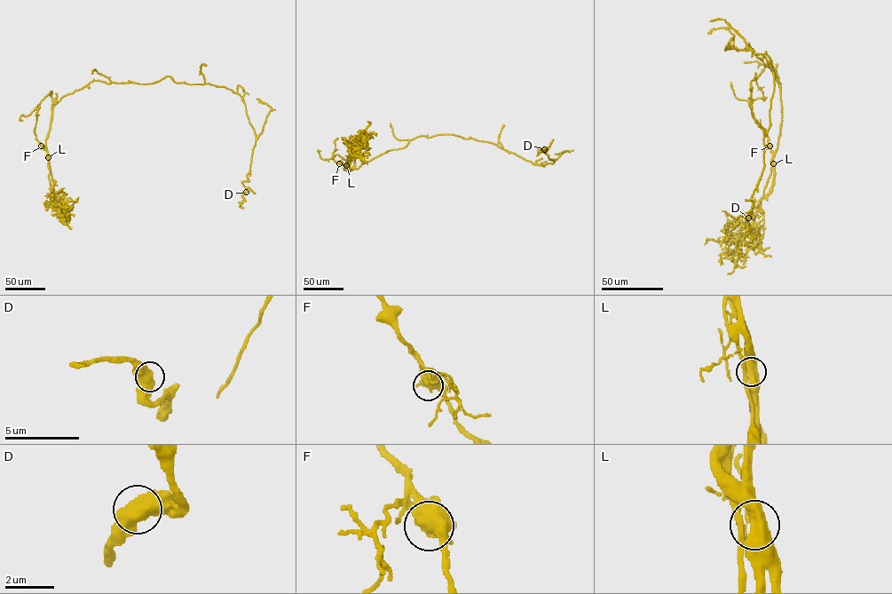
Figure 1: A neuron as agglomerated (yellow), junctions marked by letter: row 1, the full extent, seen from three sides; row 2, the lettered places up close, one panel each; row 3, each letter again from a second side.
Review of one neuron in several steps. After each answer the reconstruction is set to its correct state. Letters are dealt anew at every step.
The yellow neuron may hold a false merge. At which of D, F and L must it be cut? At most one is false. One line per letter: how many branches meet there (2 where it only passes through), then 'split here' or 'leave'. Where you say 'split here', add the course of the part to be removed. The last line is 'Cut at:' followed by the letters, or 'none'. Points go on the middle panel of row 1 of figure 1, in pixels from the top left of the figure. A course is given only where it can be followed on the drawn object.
D: 2 branches meet; leave
F: 2 branches meet; leave
L: 2 branches meet; leave
Cut at: none

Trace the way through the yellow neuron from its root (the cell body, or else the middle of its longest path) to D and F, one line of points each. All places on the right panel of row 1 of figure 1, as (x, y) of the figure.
D: (727, 48), (732, 37), (730, 44), (737, 51), (761, 54), (774, 75), (764, 169), (750, 200), (748, 217)
F: (727, 48), (748, 44), (777, 75), (781, 124), (777, 148), (773, 153), (769, 146)

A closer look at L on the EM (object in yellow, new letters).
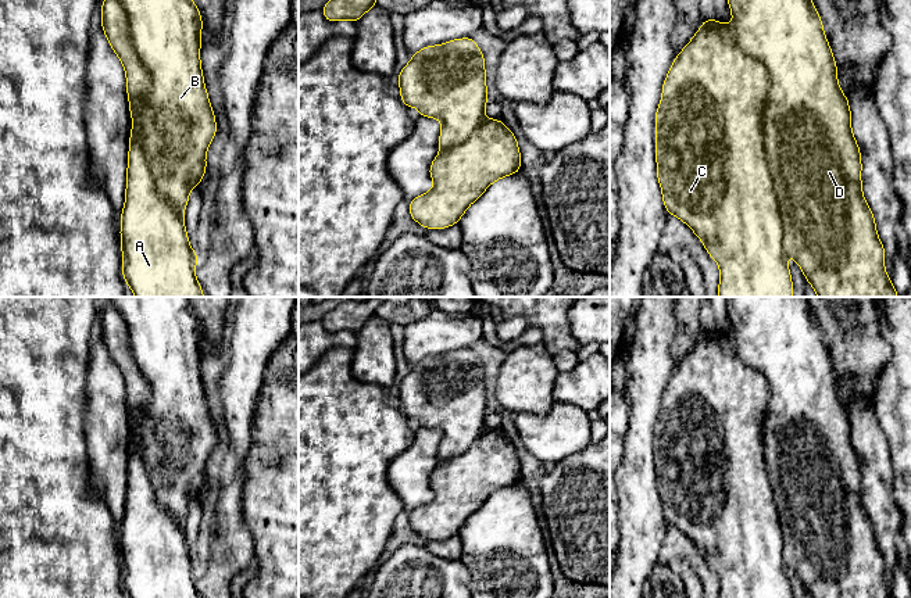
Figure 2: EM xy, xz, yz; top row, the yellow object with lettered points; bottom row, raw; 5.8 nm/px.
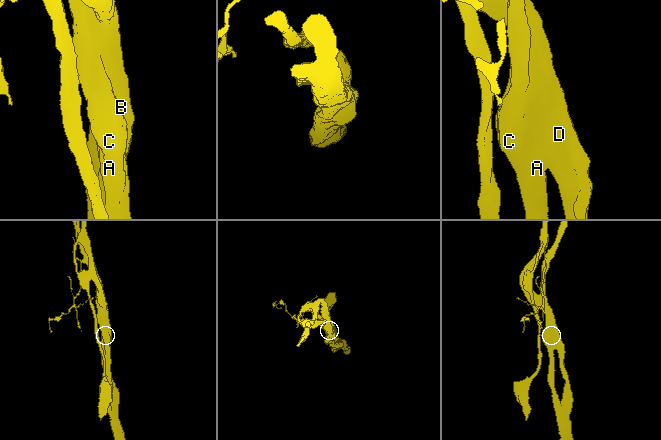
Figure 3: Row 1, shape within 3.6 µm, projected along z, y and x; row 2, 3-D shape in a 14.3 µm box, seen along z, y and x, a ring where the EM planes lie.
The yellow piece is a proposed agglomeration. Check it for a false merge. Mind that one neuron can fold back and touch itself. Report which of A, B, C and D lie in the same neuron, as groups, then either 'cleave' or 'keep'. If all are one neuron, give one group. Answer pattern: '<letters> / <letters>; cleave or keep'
A B C D; keep

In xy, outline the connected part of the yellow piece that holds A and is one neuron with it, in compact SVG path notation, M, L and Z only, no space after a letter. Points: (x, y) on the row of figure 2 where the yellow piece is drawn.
M104 0L104 35L124 65L132 115L125 207L121 212L122 276L135 297L204 297L196 279L197 253L192 250L183 212L189 193L206 173L206 154L217 122L200 62L203 21L193 0Z

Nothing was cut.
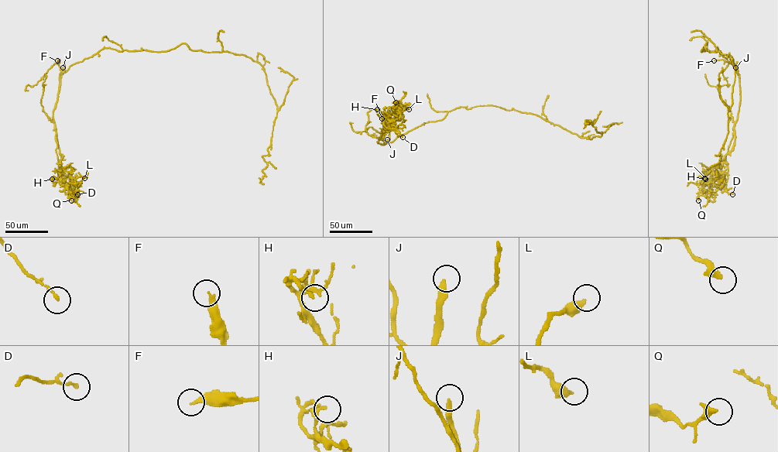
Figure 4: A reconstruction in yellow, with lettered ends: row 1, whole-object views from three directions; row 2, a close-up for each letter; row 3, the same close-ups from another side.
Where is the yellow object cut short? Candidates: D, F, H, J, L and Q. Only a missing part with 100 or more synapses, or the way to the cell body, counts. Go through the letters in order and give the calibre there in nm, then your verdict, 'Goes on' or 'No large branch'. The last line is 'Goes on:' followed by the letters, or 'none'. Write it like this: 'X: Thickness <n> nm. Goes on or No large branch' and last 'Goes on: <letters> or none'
D: Thickness 160 nm. No large branch
F: Thickness 260 nm. No large branch
H: Thickness 180 nm. No large branch
J: Thickness 280 nm. Goes on
L: Thickness 380 nm. No large branch
Q: Thickness 340 nm. No large branch
Goes on: J

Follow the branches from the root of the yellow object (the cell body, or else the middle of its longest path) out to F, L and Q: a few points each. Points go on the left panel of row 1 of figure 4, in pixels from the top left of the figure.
F: (149, 50), (104, 48), (73, 64), (64, 72), (60, 70), (56, 63), (59, 59), (57, 60)
L: (149, 50), (104, 48), (73, 64), (61, 75), (53, 114), (61, 155), (59, 177), (69, 191), (84, 178)
Q: (149, 50), (104, 48), (61, 75), (53, 120), (61, 155), (59, 177), (71, 200)

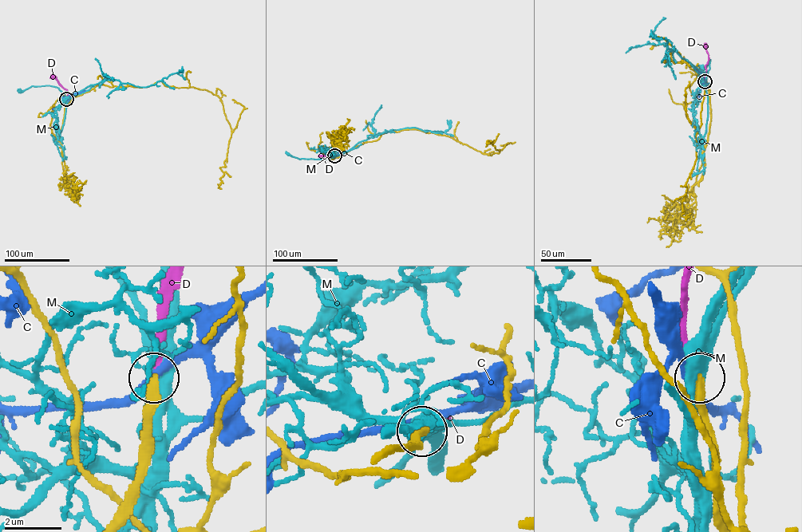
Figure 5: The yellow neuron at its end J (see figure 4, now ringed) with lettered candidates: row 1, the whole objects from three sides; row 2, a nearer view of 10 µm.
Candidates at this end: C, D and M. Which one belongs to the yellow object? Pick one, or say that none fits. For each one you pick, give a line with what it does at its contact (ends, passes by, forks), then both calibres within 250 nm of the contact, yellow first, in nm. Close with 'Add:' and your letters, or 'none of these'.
D: it ends; calibres 340 and 240 nm
Add: D

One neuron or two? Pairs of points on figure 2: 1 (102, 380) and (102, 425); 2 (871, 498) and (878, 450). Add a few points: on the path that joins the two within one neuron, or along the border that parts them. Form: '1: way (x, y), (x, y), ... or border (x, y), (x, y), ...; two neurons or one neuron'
1: way (102, 391), (102, 414); one neuron
2: way (876, 486), (876, 462); one neuron

